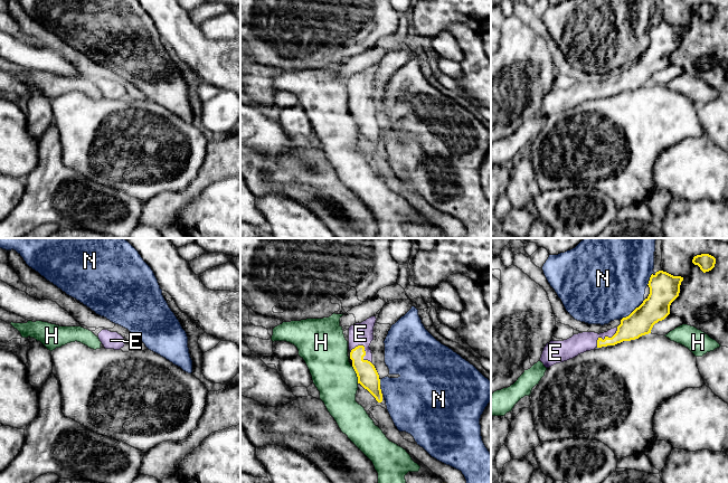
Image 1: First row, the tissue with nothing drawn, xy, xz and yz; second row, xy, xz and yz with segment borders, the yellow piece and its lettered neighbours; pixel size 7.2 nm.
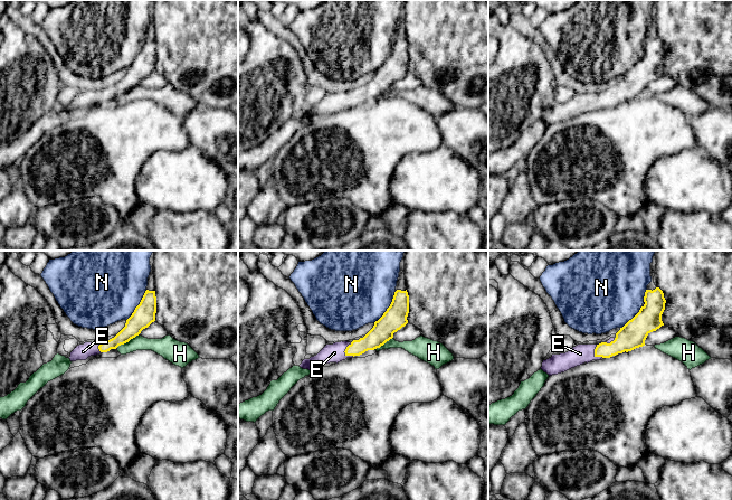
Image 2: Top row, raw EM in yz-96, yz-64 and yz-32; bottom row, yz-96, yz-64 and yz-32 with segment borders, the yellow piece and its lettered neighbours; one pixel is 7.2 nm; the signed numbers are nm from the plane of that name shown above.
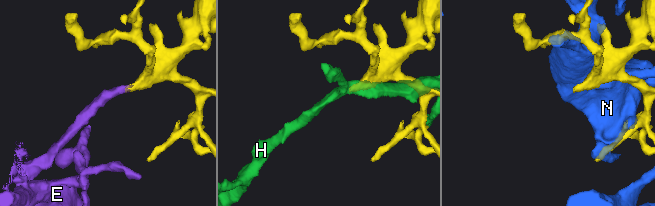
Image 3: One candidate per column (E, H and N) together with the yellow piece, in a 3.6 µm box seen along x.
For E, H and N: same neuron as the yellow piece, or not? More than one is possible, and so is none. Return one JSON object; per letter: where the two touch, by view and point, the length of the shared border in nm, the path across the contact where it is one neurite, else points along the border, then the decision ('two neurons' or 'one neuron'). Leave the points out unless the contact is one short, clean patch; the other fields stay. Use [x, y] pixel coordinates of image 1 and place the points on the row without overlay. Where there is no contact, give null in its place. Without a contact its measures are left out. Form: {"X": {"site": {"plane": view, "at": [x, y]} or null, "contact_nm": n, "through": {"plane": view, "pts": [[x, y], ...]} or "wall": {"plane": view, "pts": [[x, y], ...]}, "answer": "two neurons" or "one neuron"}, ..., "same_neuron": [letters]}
{"E": {"site": {"plane": "xz", "at": [364, 98]}, "contact_nm": 180, "through": {"plane": "xz", "pts": [[368, 126], [364, 117], [364, 98], [360, 93], [360, 83]]}, "answer": "one neuron"}, "H": {"site": {"plane": "xz", "at": [357, 124]}, "contact_nm": 140, "answer": "two neurons"}, "N": {"site": {"plane": "yz", "at": [634, 59]}, "contact_nm": 220, "answer": "two neurons"}, "same_neuron": ["E"]}

